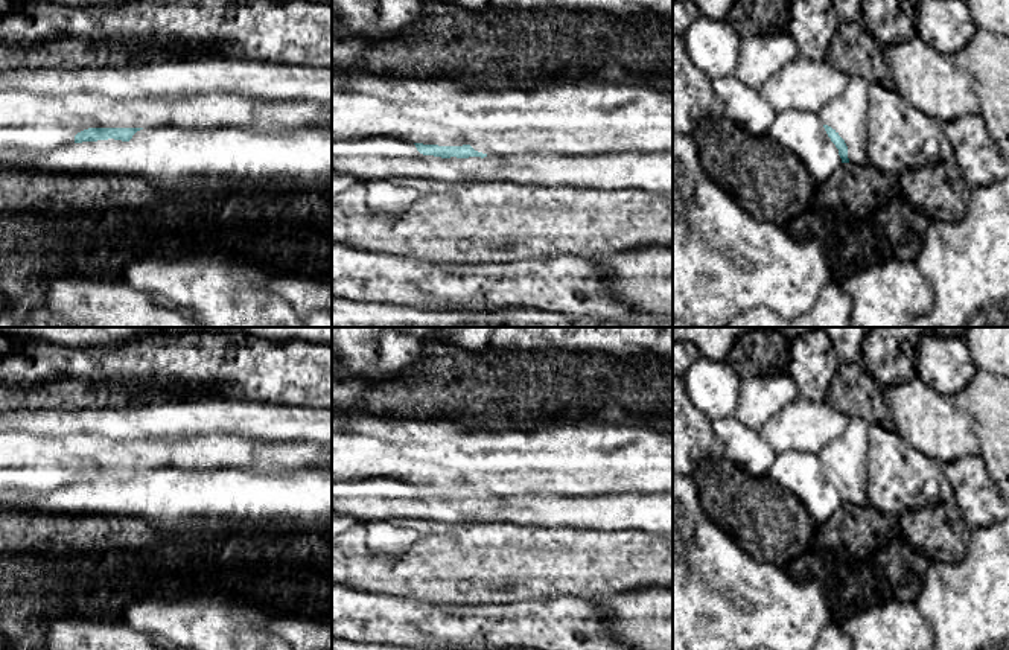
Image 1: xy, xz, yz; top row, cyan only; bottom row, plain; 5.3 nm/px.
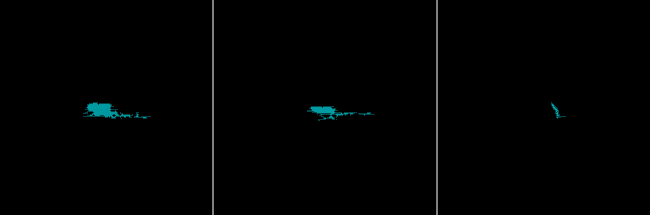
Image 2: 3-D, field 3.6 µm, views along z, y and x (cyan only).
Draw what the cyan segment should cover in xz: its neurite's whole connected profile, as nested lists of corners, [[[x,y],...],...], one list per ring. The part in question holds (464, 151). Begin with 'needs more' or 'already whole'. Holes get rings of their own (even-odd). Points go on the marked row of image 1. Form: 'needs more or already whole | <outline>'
needs more | [[[376,135],[332,140],[332,170],[365,181],[423,178],[441,183],[641,189],[673,195],[673,151],[487,155],[470,145],[438,146]]]

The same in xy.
needs more | [[[0,88],[0,154],[47,155],[73,143],[129,142],[146,128],[239,126],[288,131],[332,126],[332,108],[317,102],[268,102],[236,94],[113,99],[99,93],[43,96]]]

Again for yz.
needs more | [[[849,78],[845,91],[817,111],[842,163],[867,163],[869,96],[871,84],[866,79]]]

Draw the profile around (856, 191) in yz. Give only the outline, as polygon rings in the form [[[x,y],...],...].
[[[843,163],[825,183],[816,187],[819,199],[831,210],[849,218],[864,218],[878,209],[890,193],[895,177],[864,164]]]

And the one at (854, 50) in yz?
[[[863,21],[840,23],[826,61],[849,78],[863,78],[869,84],[881,84],[886,88],[895,84],[886,47],[874,38]]]

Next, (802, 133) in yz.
[[[776,113],[767,135],[799,157],[816,186],[825,183],[843,164],[817,113]]]

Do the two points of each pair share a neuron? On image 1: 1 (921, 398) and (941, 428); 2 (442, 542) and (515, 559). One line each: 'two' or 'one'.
1: one
2: one

